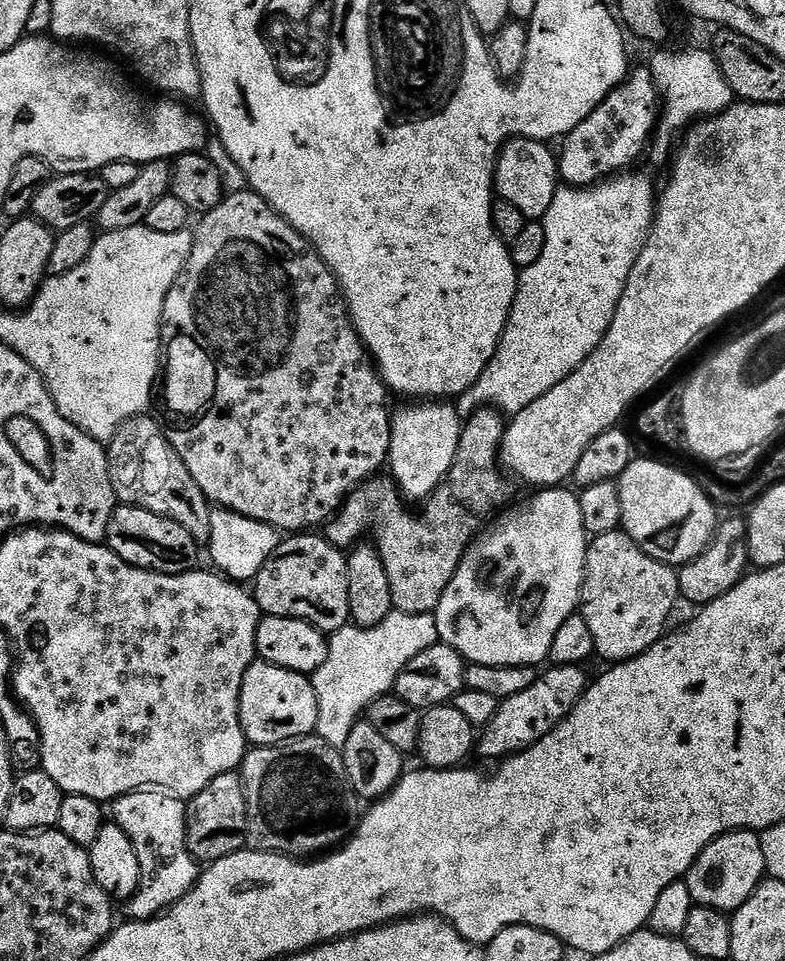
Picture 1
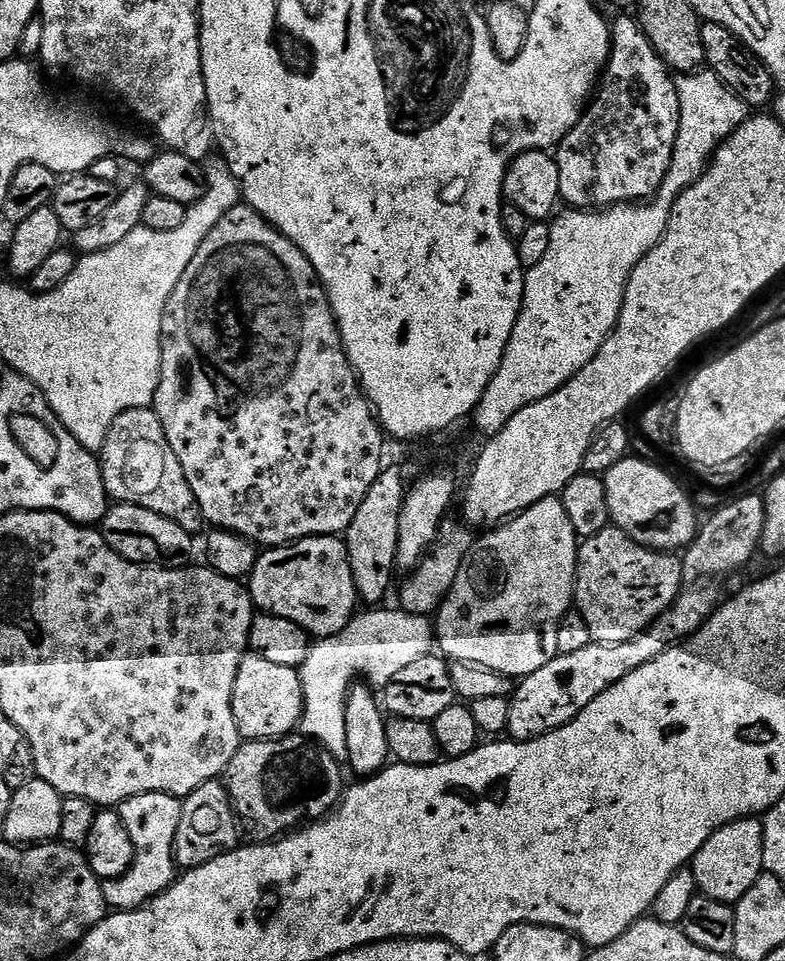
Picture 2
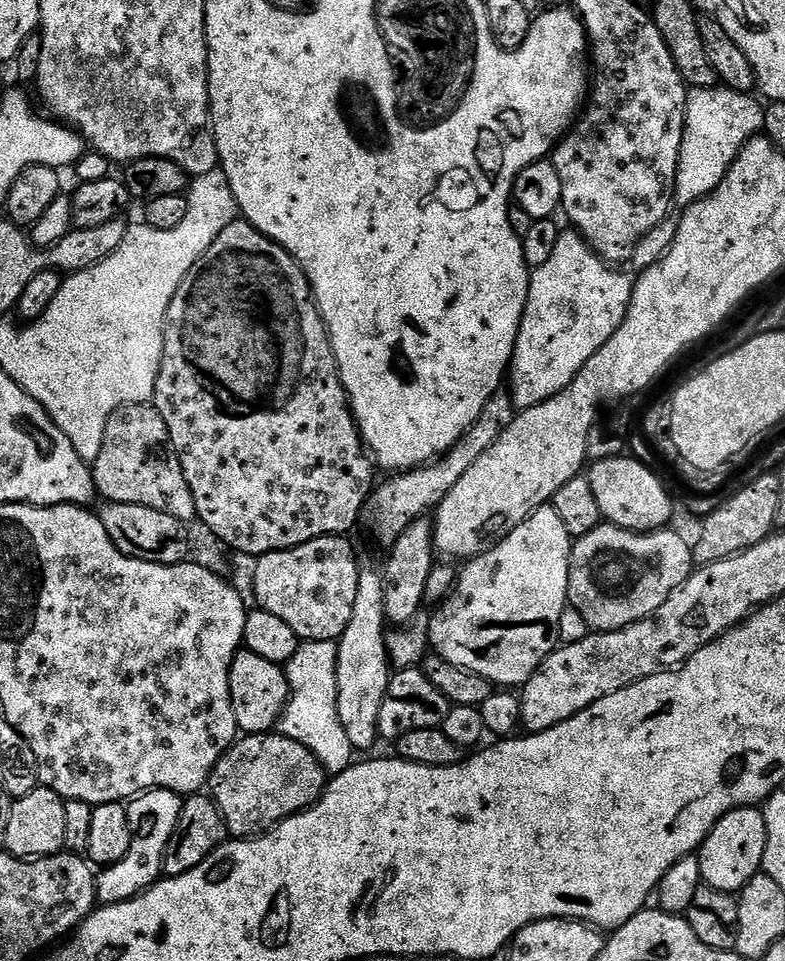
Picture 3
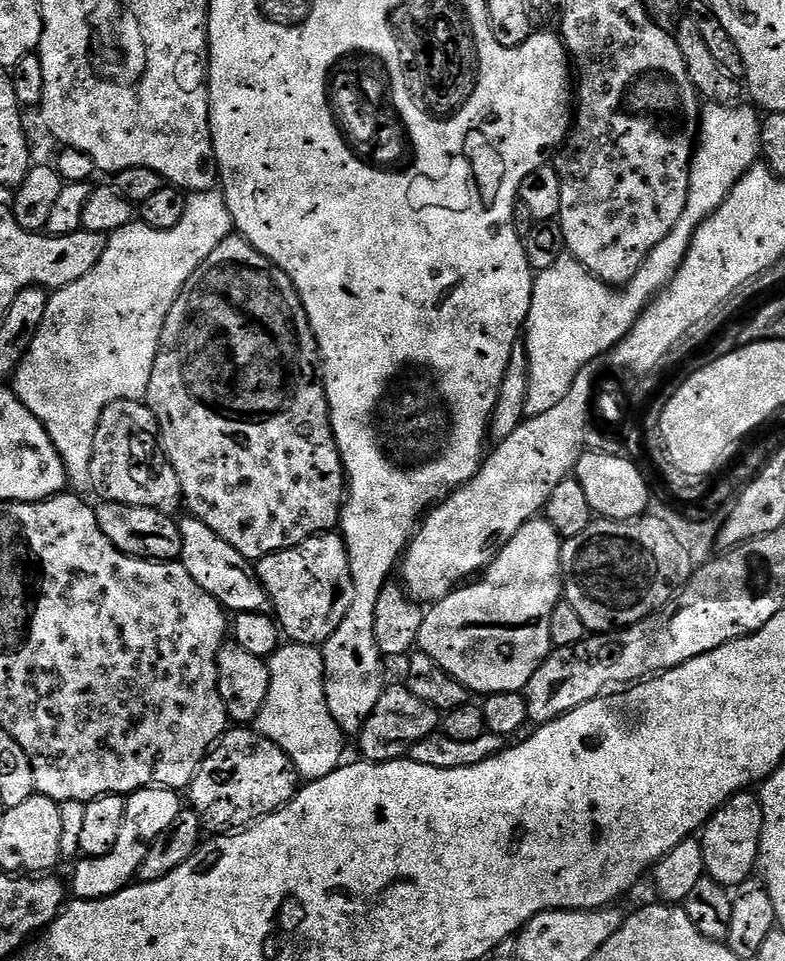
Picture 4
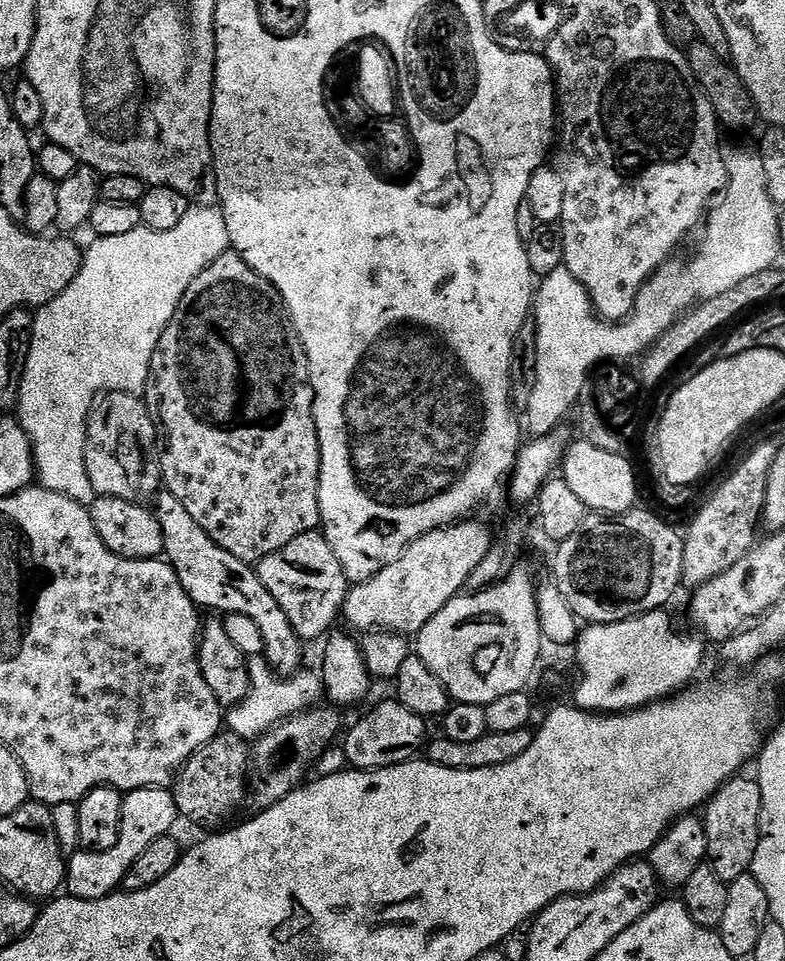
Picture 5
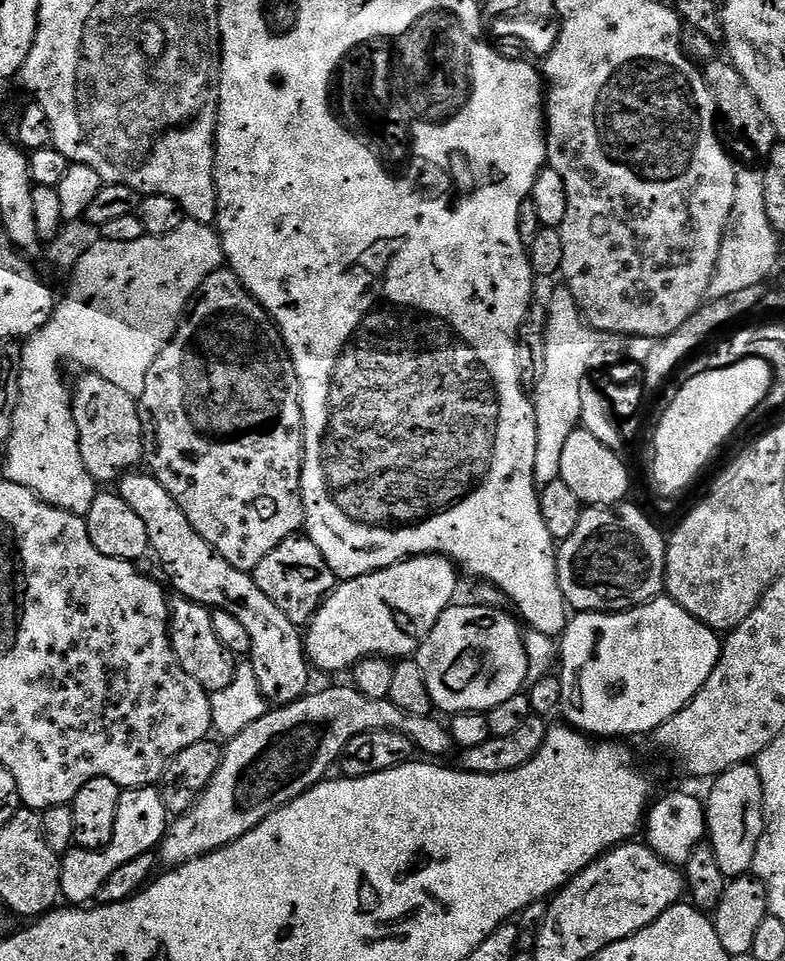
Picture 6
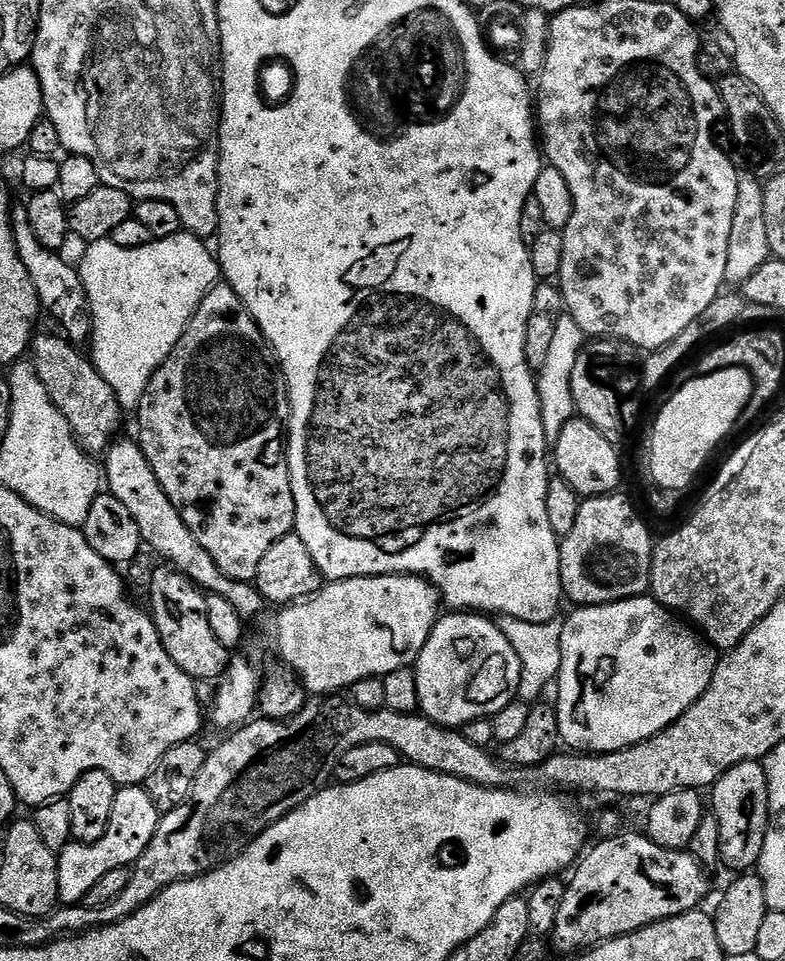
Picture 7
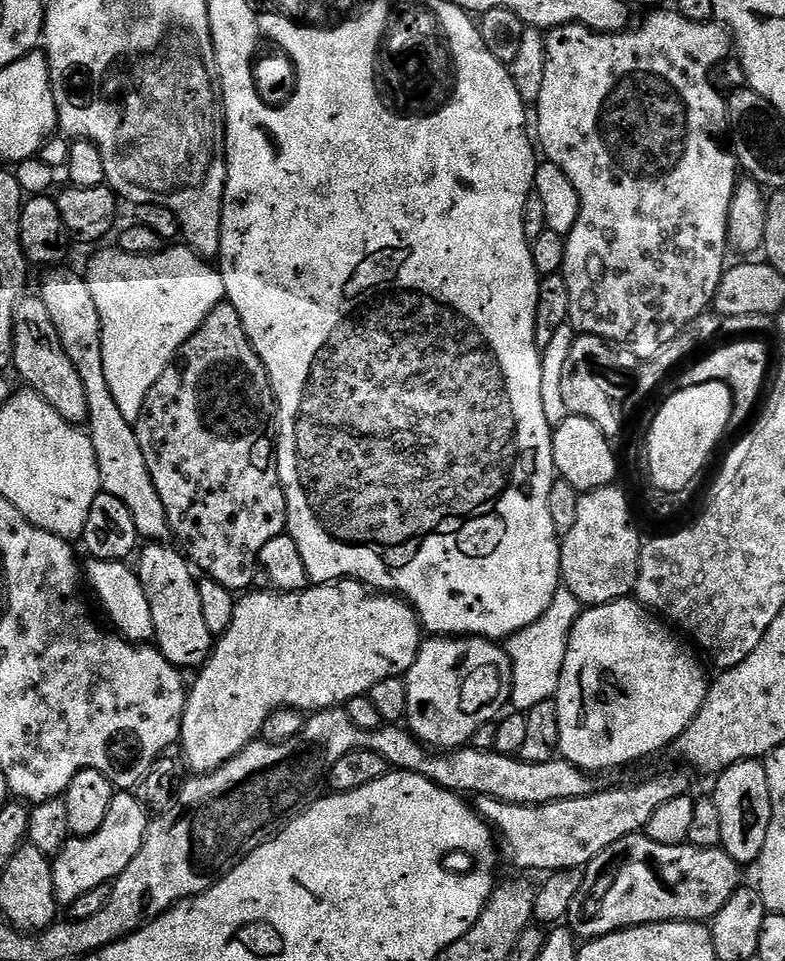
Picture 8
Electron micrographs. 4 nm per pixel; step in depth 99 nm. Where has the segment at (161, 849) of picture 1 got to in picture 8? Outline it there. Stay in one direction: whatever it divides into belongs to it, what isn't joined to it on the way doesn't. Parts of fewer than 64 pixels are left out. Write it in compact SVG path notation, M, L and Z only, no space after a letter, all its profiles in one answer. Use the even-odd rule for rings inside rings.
M128 790L117 791L110 802L110 814L106 814L106 822L102 822L100 829L89 836L69 839L66 847L52 860L57 905L70 905L74 902L74 898L82 898L82 894L94 890L94 886L112 884L116 877L122 874L122 870L126 870L126 866L130 866L130 862L134 862L134 854L138 854L138 850L142 850L149 823L150 813L141 804L139 795Z

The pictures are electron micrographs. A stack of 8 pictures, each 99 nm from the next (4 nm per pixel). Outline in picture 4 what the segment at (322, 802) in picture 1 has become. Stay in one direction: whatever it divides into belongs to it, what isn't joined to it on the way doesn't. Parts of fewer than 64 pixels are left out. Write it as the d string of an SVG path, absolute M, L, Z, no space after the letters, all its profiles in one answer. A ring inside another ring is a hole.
M232 726L228 731L212 745L212 751L204 757L204 761L198 766L198 770L194 774L194 778L188 783L186 795L190 803L191 811L198 814L203 831L208 834L235 834L260 820L263 816L269 816L271 812L276 812L282 806L286 806L292 799L295 798L298 789L301 787L302 781L299 774L296 772L295 766L288 755L283 752L280 747L274 742L267 740L265 736L261 736L259 732L248 726Z

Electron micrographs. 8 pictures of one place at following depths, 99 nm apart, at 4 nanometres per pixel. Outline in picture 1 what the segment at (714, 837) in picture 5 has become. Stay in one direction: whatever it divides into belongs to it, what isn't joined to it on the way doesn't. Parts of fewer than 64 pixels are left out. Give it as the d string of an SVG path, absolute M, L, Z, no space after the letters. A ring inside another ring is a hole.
M743 830L724 832L714 842L710 842L710 846L706 846L706 850L702 850L702 854L698 854L696 861L690 866L686 879L693 905L731 914L747 902L750 894L754 894L754 890L766 879L767 870L766 858L762 854L762 842L757 833Z

